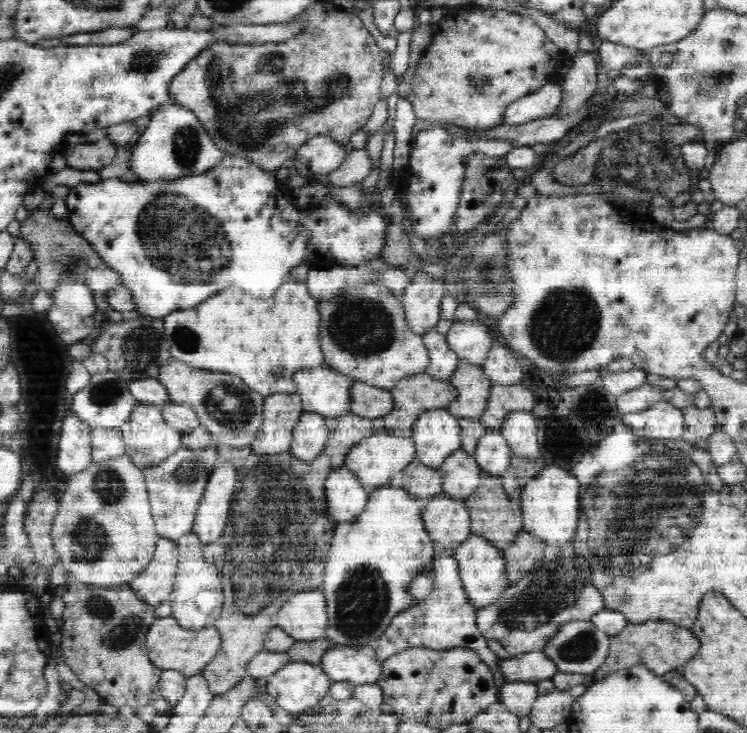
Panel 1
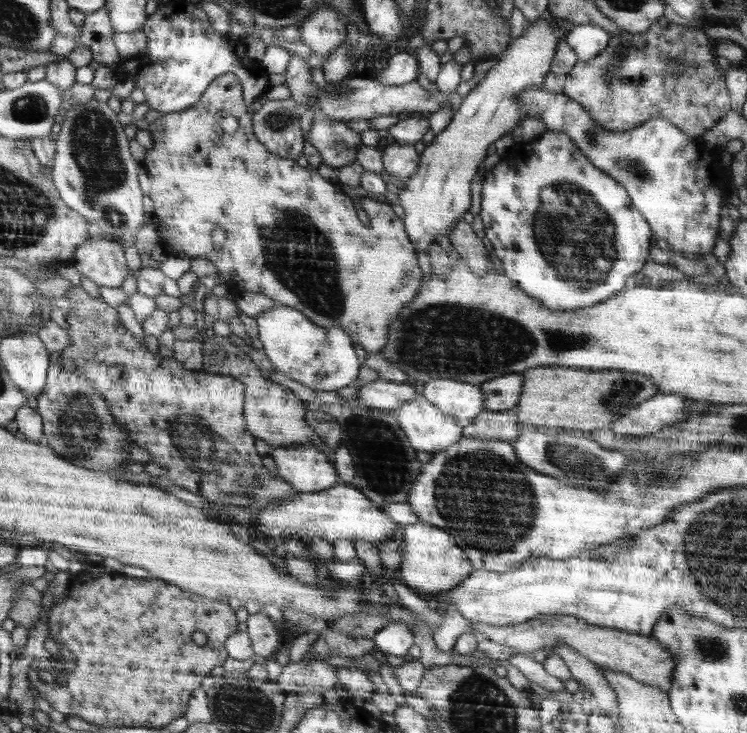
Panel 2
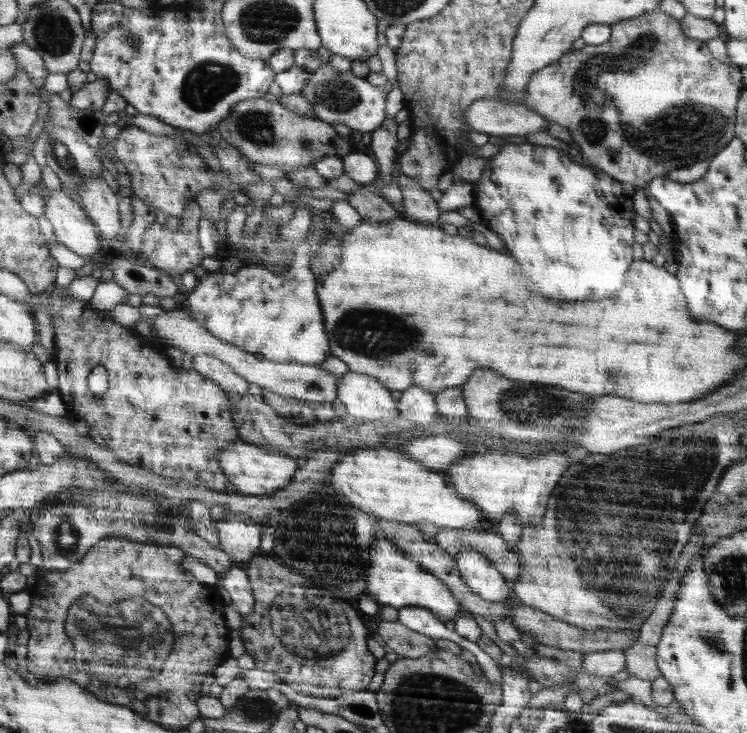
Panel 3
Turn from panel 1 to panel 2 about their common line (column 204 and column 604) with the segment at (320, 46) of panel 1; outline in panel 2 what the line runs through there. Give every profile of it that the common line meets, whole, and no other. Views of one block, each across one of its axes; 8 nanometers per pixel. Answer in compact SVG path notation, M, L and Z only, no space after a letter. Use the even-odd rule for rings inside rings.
M666 17L660 18L646 32L611 35L608 48L588 62L578 61L570 72L562 78L563 92L572 100L579 101L584 108L590 109L603 128L624 132L640 126L651 118L664 117L678 125L688 136L701 136L725 118L730 112L730 92L726 86L726 76L718 67L714 54L714 42L704 33L704 28L683 27L672 23ZM668 58L683 63L685 69L678 75L668 71Z

